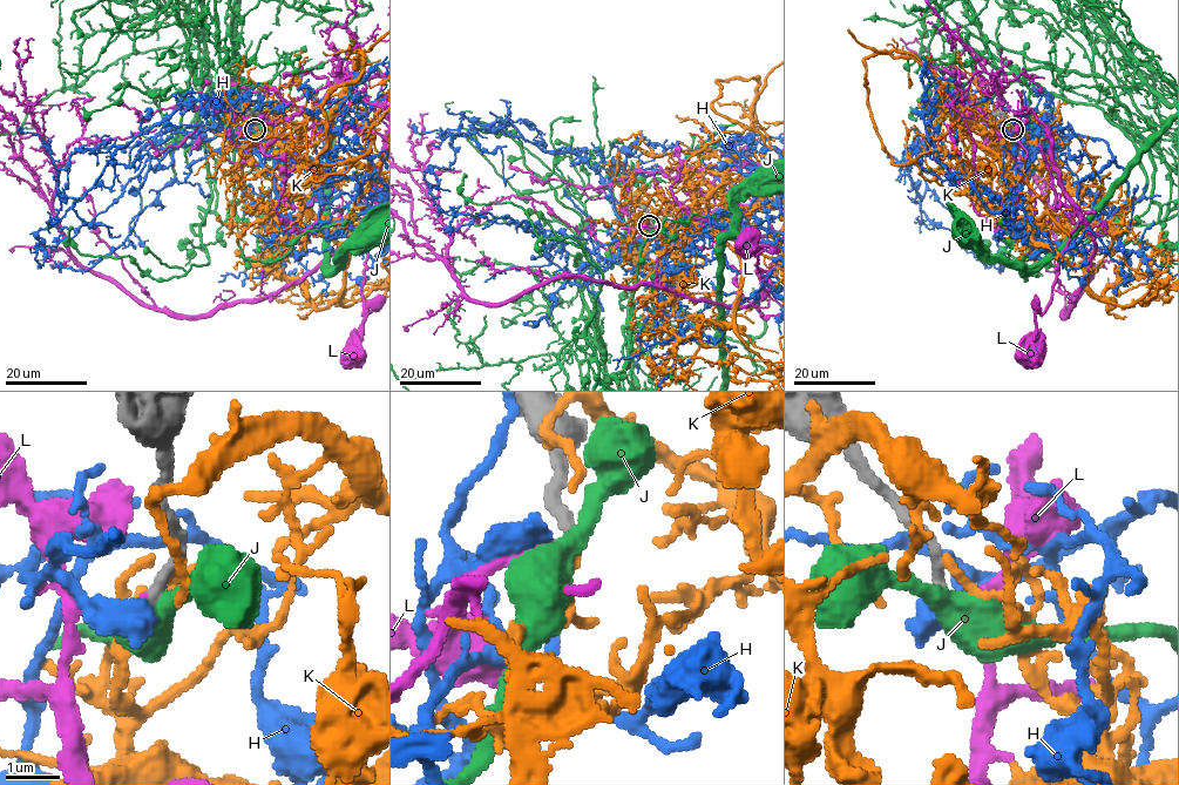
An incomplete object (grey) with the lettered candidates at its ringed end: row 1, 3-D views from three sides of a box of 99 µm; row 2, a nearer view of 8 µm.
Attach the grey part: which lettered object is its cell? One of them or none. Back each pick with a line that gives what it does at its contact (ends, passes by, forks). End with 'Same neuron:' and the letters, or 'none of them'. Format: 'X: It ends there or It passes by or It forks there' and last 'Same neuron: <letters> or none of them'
L: It ends there
Same neuron: L

